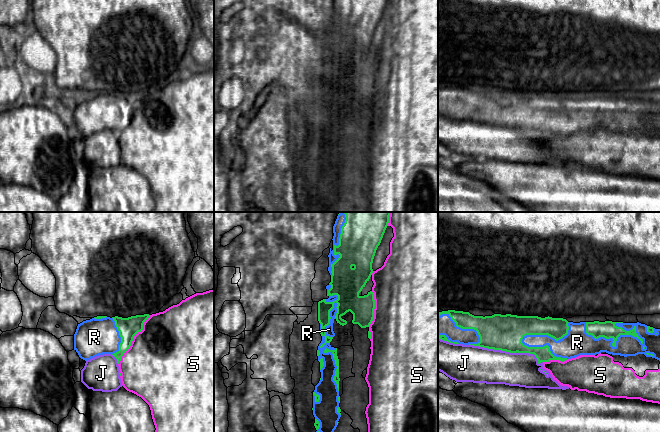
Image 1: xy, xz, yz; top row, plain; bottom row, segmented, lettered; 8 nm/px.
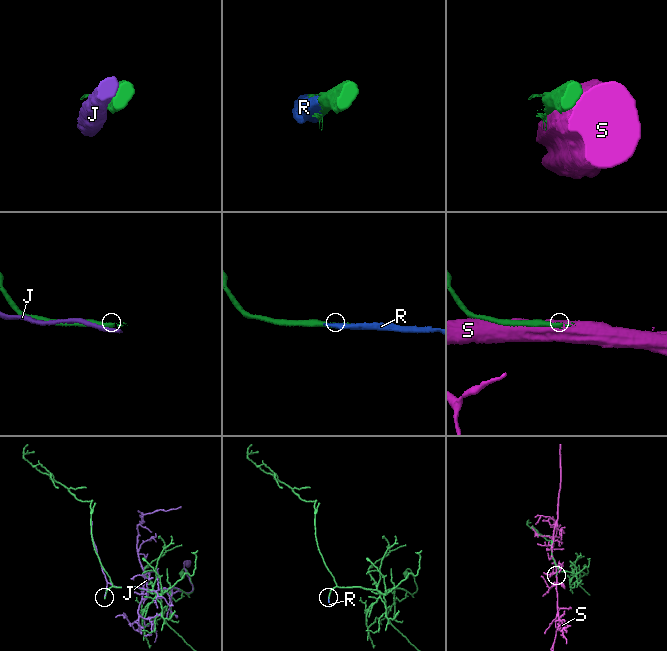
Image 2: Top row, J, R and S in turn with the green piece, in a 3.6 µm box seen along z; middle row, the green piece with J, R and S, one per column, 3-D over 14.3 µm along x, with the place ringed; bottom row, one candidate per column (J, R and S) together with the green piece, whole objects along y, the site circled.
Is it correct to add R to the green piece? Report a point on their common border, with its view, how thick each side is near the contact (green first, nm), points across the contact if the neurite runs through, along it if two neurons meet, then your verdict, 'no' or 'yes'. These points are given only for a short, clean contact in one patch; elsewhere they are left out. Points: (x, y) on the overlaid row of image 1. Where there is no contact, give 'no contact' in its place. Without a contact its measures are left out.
yz (612, 337) | 140/180 nm | yes

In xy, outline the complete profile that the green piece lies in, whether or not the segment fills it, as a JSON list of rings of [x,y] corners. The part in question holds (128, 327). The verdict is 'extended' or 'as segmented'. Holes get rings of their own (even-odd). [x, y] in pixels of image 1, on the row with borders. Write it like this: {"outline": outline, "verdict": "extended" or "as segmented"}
{"outline": [[[149,314],[128,318],[97,316],[83,321],[74,334],[74,350],[85,361],[112,354],[119,364],[134,336],[143,330],[143,324],[149,317]]], "verdict": "extended"}

